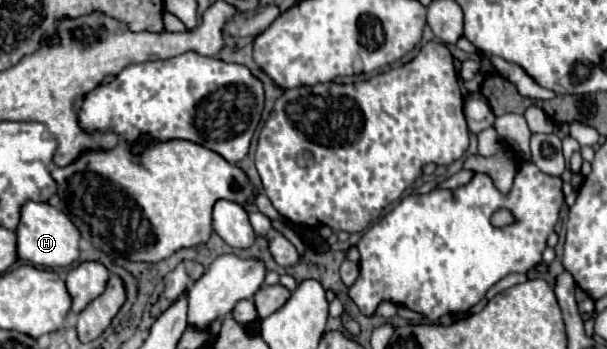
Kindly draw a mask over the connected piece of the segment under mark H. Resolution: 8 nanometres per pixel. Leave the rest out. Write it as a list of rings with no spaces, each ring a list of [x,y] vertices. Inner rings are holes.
[[[26,202],[22,206],[22,218],[20,226],[16,230],[18,236],[18,256],[24,262],[30,262],[34,266],[42,268],[64,268],[78,260],[80,256],[80,232],[78,228],[68,220],[64,212],[58,208],[46,204],[46,202]]]

